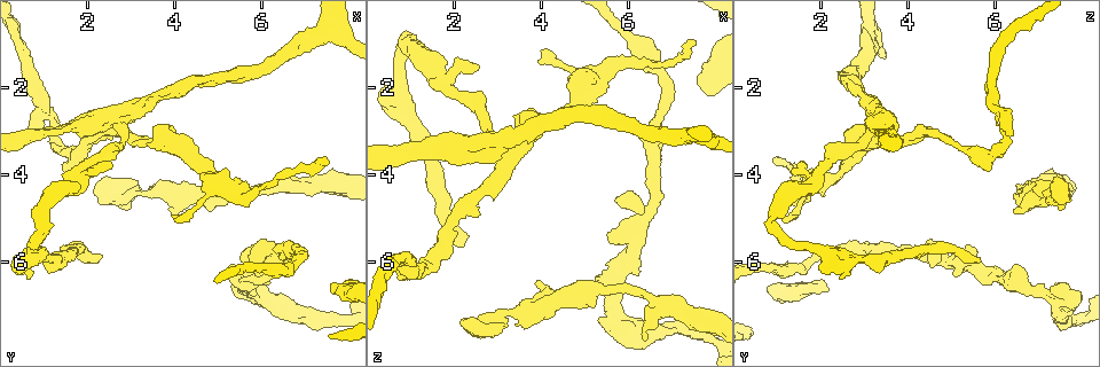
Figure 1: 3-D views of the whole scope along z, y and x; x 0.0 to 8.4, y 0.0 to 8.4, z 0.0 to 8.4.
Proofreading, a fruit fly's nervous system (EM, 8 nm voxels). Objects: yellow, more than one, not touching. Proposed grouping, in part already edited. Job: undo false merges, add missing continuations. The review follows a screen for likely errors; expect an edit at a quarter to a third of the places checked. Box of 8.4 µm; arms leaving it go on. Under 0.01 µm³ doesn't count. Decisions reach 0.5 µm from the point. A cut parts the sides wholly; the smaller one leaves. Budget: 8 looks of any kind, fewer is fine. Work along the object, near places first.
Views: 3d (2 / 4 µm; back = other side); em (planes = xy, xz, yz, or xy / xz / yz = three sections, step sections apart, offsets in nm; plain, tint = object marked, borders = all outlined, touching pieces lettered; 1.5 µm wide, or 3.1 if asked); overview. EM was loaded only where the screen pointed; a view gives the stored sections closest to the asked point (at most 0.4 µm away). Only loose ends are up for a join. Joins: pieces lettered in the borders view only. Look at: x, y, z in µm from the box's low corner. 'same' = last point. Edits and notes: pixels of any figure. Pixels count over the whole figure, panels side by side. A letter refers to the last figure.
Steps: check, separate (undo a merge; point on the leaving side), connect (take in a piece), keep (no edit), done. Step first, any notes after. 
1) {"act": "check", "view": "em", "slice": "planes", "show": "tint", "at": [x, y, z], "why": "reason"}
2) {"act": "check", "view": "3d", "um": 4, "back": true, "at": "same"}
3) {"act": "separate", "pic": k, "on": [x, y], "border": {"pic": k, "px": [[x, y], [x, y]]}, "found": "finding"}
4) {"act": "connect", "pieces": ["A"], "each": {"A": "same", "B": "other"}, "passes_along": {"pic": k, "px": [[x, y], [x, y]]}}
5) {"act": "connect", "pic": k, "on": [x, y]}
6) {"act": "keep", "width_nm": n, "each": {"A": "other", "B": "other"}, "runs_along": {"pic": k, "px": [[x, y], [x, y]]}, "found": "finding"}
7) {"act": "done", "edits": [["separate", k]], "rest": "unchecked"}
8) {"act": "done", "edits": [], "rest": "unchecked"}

{"act": "check", "view": "em", "slice": "xz", "step": 8, "show": "borders", "at": [2.60, 3.85, 1.45], "why": "free end"}

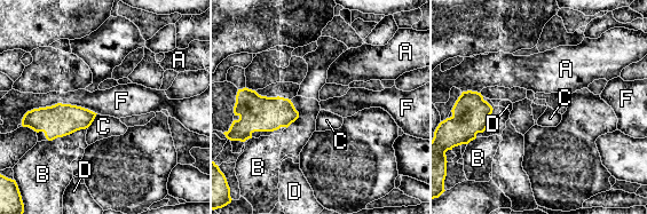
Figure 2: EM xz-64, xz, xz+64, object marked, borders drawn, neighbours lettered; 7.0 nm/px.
{"act": "check", "view": "em", "slice": "planes", "show": "borders", "at": "same"}

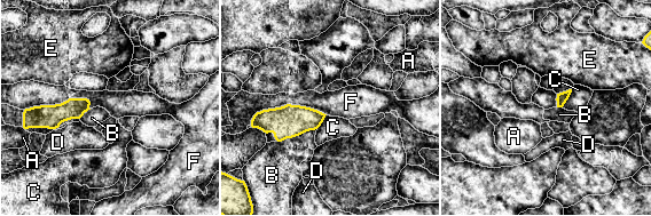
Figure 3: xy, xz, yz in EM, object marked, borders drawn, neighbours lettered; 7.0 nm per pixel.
{"act": "keep", "each": {"A": "other", "B": "other", "C": "other", "D": "other", "E": "other", "F": "other"}, "border": {"pic": 3, "px": [[327, 114], [284, 104], [251, 119]]}, "found": "none of them fits"}

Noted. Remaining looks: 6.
{"act": "check", "view": "em", "slice": "yz", "step": 8, "show": "tint", "at": [2.75, 2.65, 3.25], "why": "a fork"}

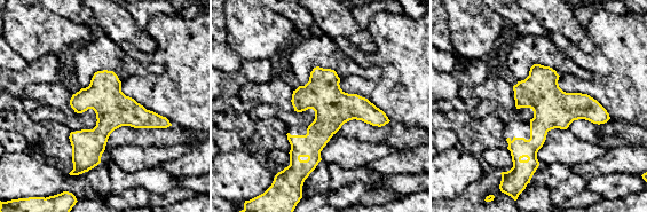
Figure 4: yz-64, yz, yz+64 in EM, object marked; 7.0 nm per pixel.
{"act": "check", "view": "em", "slice": "planes", "show": "borders", "at": "same", "why": "another direction"}

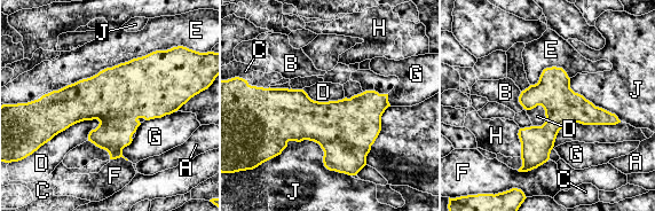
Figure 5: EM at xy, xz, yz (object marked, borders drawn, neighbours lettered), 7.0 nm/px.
{"act": "keep", "longest_contact_nm": ["E", 750], "each": {"A": "other", "B": "other", "C": "other", "D": "other", "E": "other", "F": "other", "G": "other", "H": "other", "J": "other"}, "border": {"pic": 5, "px": [[100, 122], [77, 122], [41, 146]]}, "found": "continuous, no second neuron"}

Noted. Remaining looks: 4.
{"act": "check", "view": "em", "slice": "planes", "show": "tint", "at": [3.90, 4.75, 6.55], "why": "thick end"}

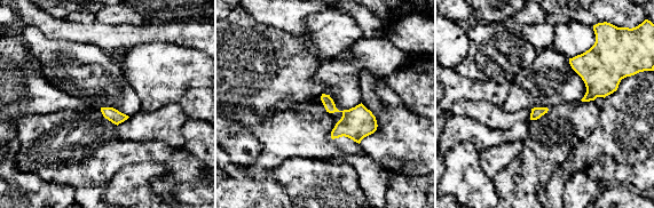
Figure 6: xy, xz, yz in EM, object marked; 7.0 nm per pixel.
{"act": "check", "view": "em", "slice": "planes", "show": "borders", "at": "same"}

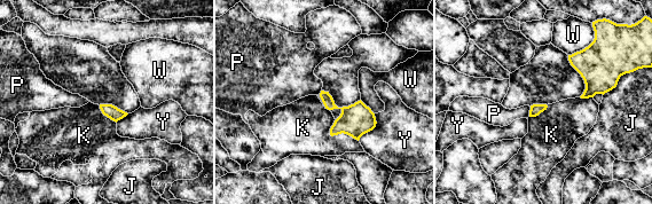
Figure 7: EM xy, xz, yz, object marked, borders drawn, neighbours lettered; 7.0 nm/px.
{"act": "keep", "each": {"J": "other", "K": "other", "P": "other", "W": "other", "Y": "other"}, "border": {"pic": 7, "px": [[334, 120], [331, 135], [358, 141]]}, "found": "none of them fits"}

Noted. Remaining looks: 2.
{"act": "done", "edits": [], "rest": "unchecked"}

